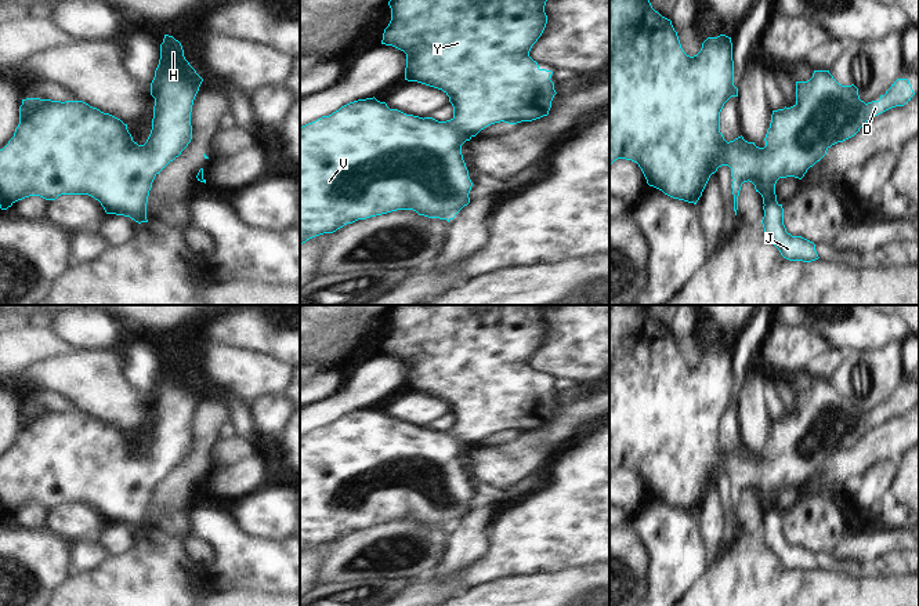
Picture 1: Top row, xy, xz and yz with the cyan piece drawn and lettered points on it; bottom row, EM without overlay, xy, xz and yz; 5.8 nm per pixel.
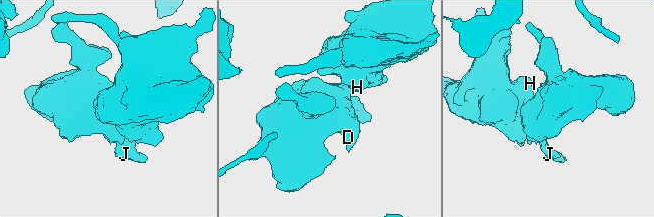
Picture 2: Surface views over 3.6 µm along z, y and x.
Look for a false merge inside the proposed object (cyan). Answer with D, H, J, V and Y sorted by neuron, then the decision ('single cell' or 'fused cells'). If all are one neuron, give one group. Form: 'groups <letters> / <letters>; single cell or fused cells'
groups D H J V Y; single cell

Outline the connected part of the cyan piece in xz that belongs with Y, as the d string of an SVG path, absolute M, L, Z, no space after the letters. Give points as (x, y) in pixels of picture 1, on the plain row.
M392 305L388 311L391 330L381 353L406 363L405 389L442 399L453 416L453 427L438 431L433 427L406 424L390 418L373 407L358 409L329 425L300 438L300 554L333 543L358 529L397 519L413 519L419 525L448 531L470 512L473 491L463 469L462 454L495 432L517 433L549 424L557 403L550 389L553 381L540 378L529 366L542 345L549 305Z

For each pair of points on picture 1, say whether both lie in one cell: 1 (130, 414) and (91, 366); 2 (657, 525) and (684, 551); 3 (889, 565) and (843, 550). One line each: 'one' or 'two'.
1: one
2: one
3: two

